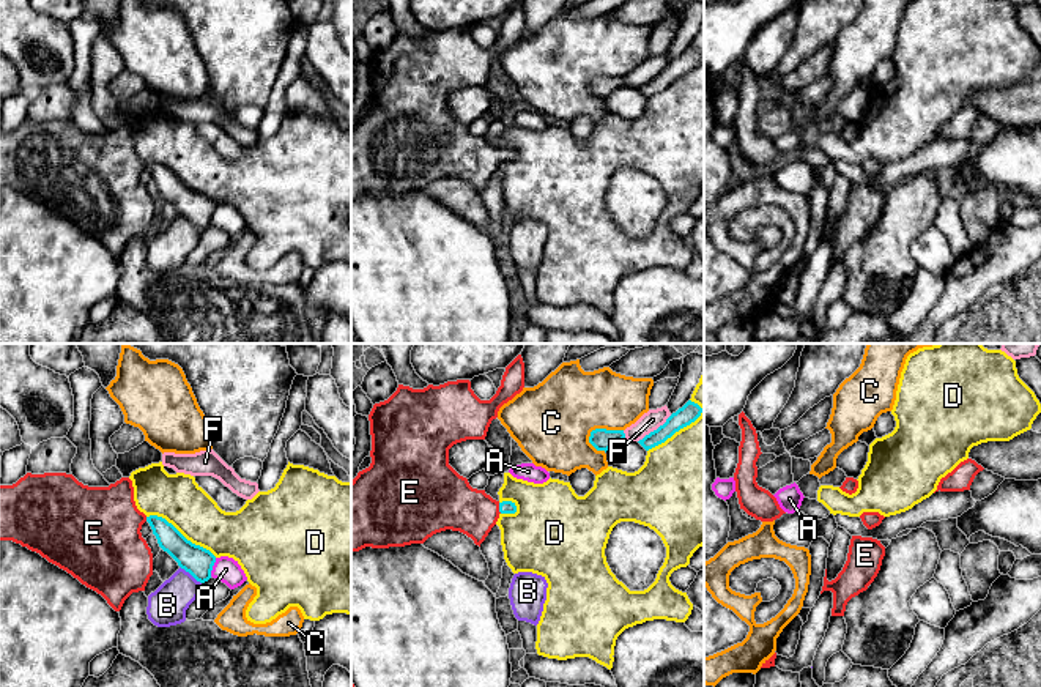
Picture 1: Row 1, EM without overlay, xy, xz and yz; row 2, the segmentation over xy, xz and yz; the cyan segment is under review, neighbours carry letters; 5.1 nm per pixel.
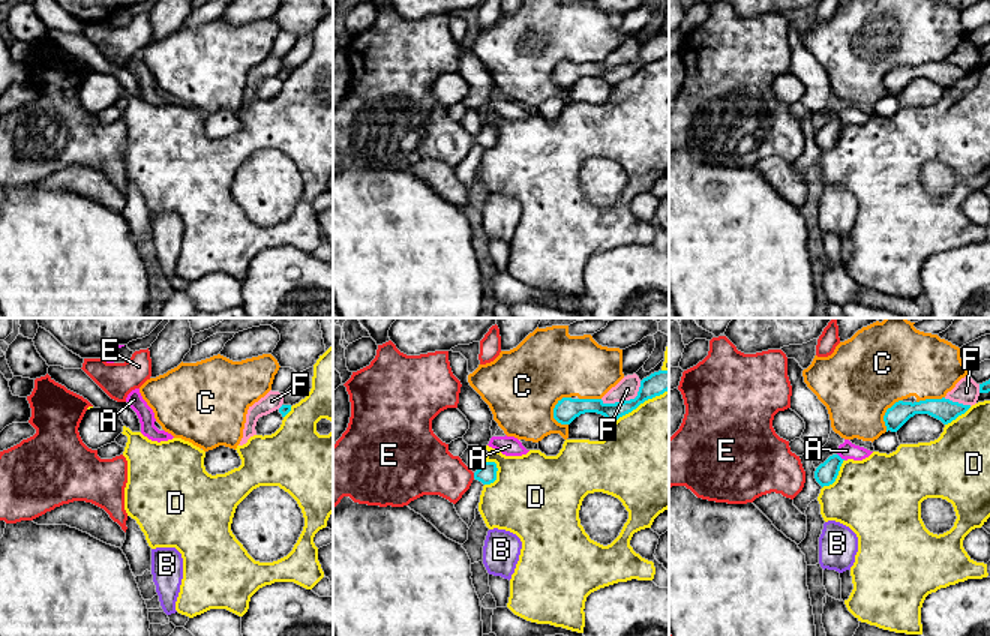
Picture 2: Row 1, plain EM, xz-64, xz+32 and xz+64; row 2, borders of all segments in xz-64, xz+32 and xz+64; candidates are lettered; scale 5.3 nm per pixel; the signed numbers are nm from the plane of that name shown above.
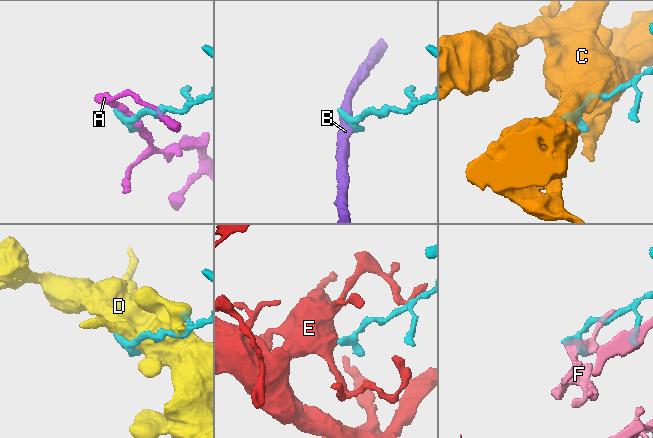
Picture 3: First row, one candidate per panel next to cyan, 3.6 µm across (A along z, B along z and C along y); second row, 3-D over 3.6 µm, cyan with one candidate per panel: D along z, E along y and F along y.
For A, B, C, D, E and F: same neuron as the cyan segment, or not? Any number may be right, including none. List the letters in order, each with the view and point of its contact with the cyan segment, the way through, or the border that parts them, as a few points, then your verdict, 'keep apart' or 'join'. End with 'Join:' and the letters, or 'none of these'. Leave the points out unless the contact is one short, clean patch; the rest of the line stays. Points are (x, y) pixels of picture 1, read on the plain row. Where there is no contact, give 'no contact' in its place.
A: meets cyan in xy at (211, 215); keep apart
B: meets cyan in xy at (191, 221); border along xy (180, 213), (200, 230); keep apart
C: meets cyan in xz at (602, 76); keep apart
D: meets cyan in xy at (180, 180); keep apart
E: meets cyan in xz at (500, 155); runs through xz (506, 153), (500, 155), (460, 155), (451, 150); join
F: meets cyan in xz at (654, 77); border along xz (671, 62), (638, 89); keep apart
Join: E

